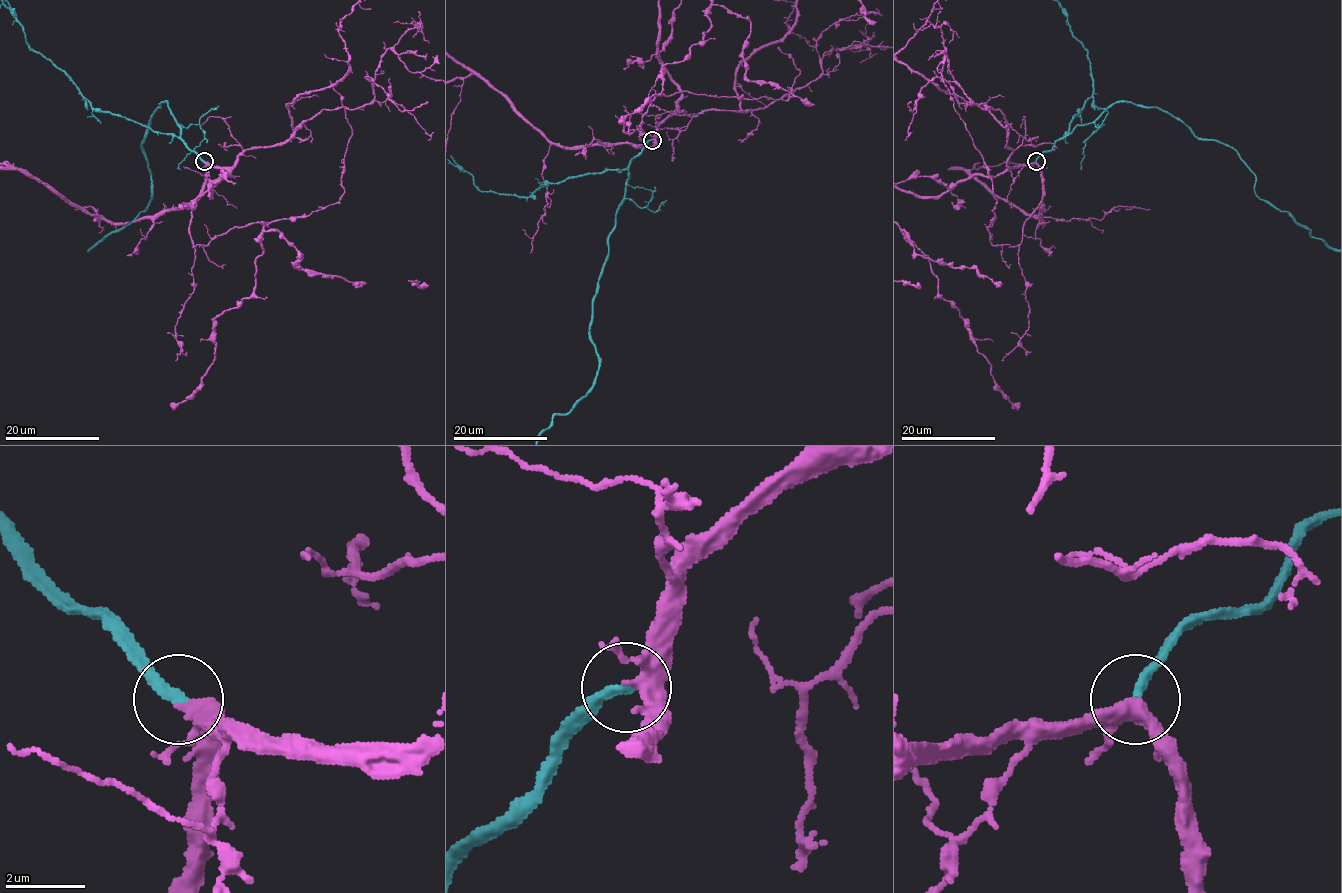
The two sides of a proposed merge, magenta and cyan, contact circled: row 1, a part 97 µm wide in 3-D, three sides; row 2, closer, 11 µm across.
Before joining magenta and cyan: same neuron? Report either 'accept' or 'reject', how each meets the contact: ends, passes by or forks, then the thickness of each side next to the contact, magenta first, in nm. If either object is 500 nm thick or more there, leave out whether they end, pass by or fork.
accept | magenta forks | cyan ends | 280/280 nm

